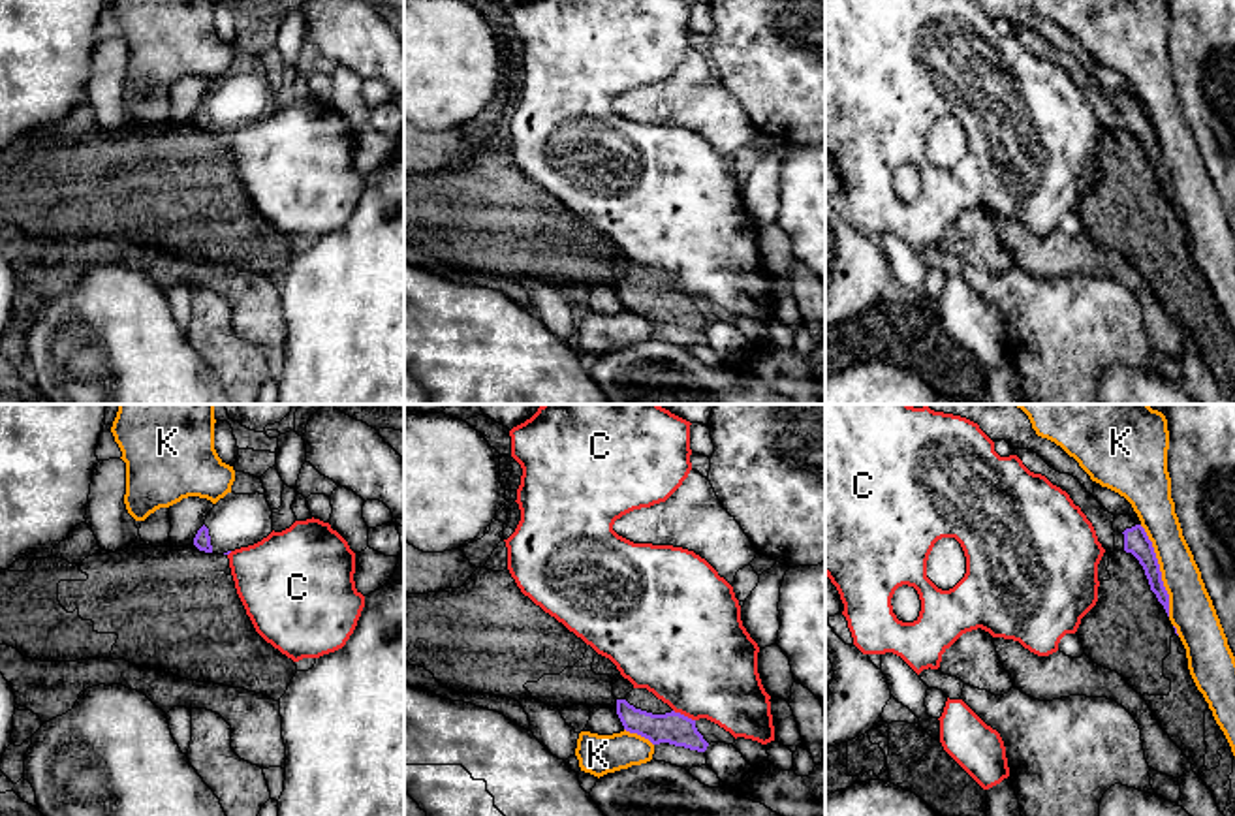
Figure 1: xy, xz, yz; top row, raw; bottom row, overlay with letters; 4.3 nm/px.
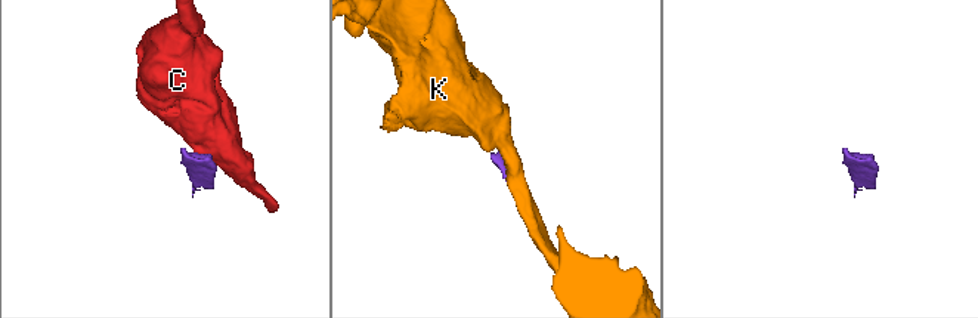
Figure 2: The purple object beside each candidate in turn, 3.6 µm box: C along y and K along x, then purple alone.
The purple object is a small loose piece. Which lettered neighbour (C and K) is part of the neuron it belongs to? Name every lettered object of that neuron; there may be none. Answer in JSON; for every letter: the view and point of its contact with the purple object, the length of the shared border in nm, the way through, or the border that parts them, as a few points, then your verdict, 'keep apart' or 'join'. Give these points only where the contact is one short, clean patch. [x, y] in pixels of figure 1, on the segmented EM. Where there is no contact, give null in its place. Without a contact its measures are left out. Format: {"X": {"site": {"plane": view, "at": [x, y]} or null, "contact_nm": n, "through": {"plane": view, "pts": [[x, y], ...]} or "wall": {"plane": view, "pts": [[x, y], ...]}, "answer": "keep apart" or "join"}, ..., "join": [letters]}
{"C": {"site": {"plane": "xz", "at": [683, 715]}, "contact_nm": 110, "wall": {"plane": "xz", "pts": [[673, 709], [694, 721]]}, "answer": "keep apart"}, "K": {"site": {"plane": "yz", "at": [1158, 570]}, "contact_nm": 420, "answer": "keep apart"}, "join": []}

